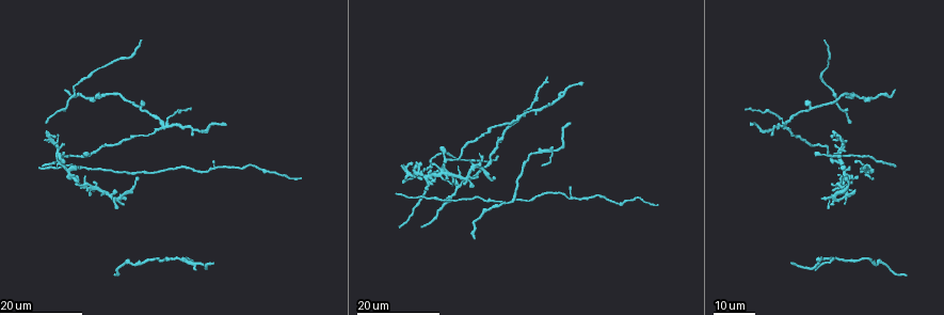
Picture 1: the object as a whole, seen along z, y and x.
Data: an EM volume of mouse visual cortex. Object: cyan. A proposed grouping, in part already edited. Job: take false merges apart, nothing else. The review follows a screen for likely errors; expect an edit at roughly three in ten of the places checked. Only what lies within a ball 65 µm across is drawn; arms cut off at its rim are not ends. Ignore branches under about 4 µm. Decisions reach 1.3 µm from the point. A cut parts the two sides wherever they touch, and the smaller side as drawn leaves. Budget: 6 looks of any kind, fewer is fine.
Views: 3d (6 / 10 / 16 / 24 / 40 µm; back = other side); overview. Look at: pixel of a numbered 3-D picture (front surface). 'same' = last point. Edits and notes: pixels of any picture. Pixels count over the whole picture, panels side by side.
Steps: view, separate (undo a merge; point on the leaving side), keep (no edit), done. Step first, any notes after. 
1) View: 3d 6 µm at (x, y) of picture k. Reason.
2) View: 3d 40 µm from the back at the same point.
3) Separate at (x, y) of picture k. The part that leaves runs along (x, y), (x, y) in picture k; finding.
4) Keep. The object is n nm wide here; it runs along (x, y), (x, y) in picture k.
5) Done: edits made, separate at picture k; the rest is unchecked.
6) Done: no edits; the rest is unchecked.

View: 3d 16 µm at (424, 194) of picture 1. Arms part here.

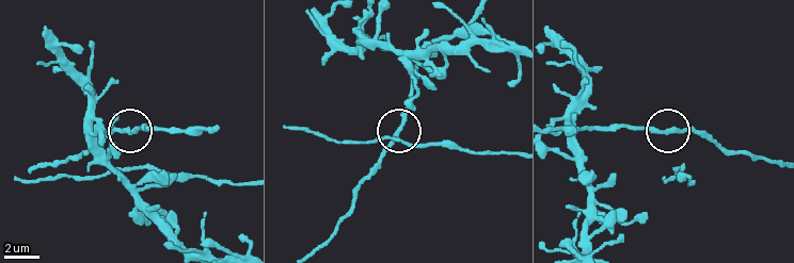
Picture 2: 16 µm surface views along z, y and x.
View: 3d 10 µm at (396, 132) of picture 2.

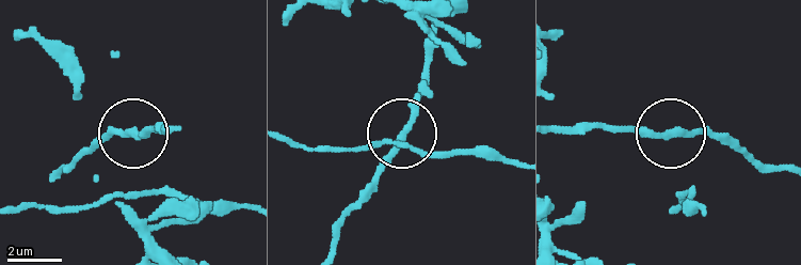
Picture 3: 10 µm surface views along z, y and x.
Keep. It runs along (558, 128), (727, 135) in picture 3; all the same neuron.

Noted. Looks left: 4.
View: 3d 16 µm at (843, 196) of picture 1. Side arm on a straight run.

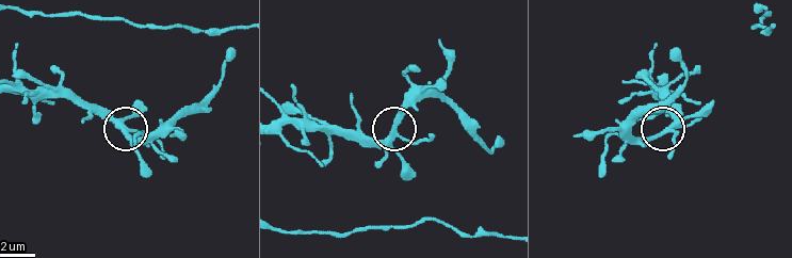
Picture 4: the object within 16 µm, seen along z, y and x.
View: 3d 6 µm at (660, 132) of picture 4.

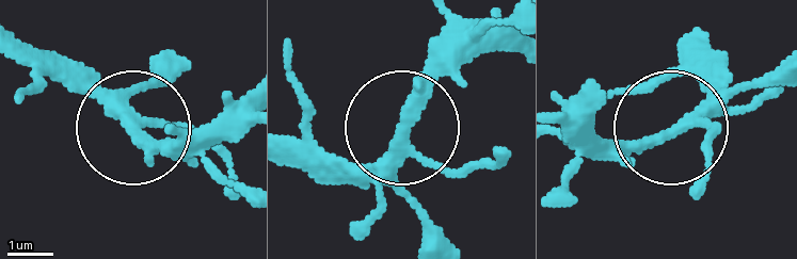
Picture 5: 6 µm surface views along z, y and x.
Keep. It runs along (290, 160), (359, 167), (382, 157), (493, 22) in picture 5; one neuron here.

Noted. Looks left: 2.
View: 3d 16 µm at (520, 116) of picture 1. Four or more arms meet.

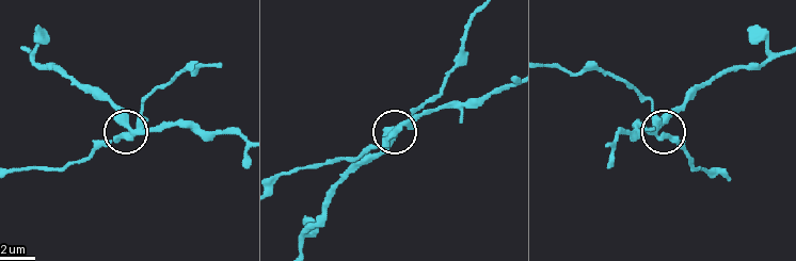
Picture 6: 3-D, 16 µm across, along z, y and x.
View: 3d 10 µm at (129, 125) of picture 6. Closer look.

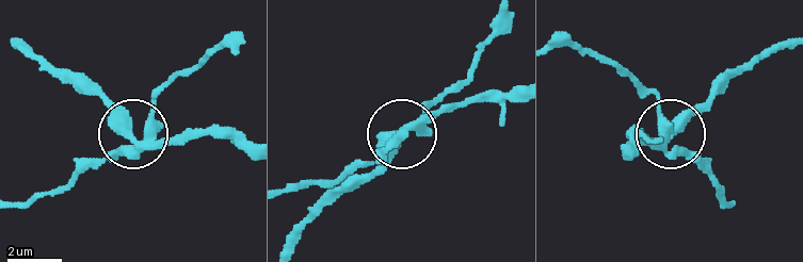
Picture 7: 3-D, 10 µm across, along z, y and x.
Separate at (183, 145) of picture 7. 4 arms meet here; the part that leaves runs along (149, 143), (181, 136), (250, 141) in picture 7; a second neuron is stuck on.

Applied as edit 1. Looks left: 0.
Done: edits made, separate at picture 7; the rest is unchecked.

